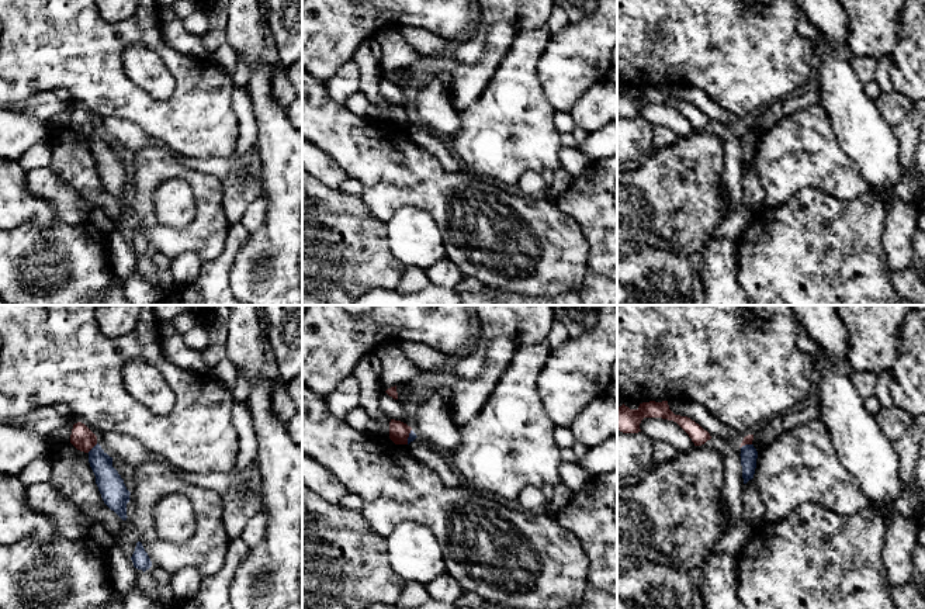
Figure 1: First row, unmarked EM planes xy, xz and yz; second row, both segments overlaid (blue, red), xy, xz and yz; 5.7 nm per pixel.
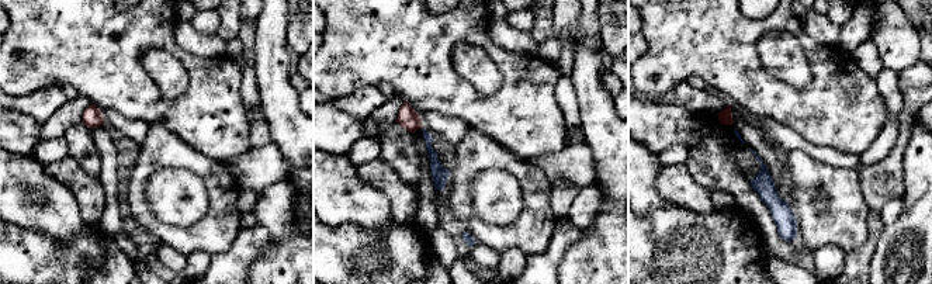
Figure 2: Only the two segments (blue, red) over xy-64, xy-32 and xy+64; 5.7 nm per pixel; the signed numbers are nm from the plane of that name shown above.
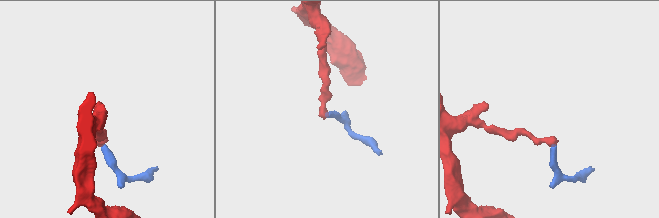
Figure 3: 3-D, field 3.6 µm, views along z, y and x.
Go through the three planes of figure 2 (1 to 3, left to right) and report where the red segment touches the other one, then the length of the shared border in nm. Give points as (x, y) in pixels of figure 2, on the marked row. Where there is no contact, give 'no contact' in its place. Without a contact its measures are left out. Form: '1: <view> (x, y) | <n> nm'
1: no contact
2: no contact
3: no contact

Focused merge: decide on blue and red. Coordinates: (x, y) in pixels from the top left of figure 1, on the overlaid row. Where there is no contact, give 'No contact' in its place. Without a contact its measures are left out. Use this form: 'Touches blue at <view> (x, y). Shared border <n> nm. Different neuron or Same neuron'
Touches blue at xy (93, 447). Shared border 80 nm. Different neuron

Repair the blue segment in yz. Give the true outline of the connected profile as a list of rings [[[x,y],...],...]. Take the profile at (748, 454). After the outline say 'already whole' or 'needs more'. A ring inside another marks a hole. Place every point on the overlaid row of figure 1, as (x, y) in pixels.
[[[745,444],[741,447],[741,466],[744,484],[753,478],[756,468],[758,451],[753,444]]]; already whole

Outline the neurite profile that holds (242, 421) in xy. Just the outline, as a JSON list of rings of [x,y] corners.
[[[233,401],[232,416],[240,444],[233,473],[240,474],[257,463],[257,436],[249,408],[245,404]]]

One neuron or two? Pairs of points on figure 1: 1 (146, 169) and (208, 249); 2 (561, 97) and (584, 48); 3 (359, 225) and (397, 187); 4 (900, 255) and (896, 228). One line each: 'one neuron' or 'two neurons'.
1: one neuron
2: one neuron
3: two neurons
4: one neuron

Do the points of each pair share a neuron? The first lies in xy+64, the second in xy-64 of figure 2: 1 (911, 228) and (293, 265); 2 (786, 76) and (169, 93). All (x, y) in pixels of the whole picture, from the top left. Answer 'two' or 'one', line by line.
1: one
2: one

